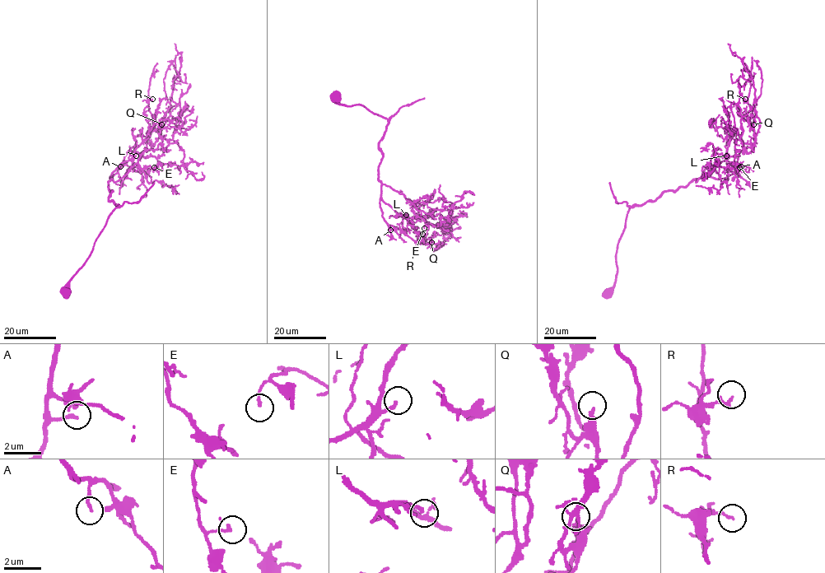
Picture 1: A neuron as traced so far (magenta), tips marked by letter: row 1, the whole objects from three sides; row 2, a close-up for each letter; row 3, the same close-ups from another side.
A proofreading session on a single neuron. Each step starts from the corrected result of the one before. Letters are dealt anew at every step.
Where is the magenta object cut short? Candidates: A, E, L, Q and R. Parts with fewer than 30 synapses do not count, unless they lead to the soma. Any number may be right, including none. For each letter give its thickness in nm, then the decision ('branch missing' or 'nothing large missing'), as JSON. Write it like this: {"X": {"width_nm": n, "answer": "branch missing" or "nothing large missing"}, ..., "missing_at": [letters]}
{"A": {"width_nm": 150, "answer": "nothing large missing"}, "E": {"width_nm": 150, "answer": "nothing large missing"}, "L": {"width_nm": 180, "answer": "branch missing"}, "Q": {"width_nm": 240, "answer": "nothing large missing"}, "R": {"width_nm": 140, "answer": "nothing large missing"}, "missing_at": ["L"]}

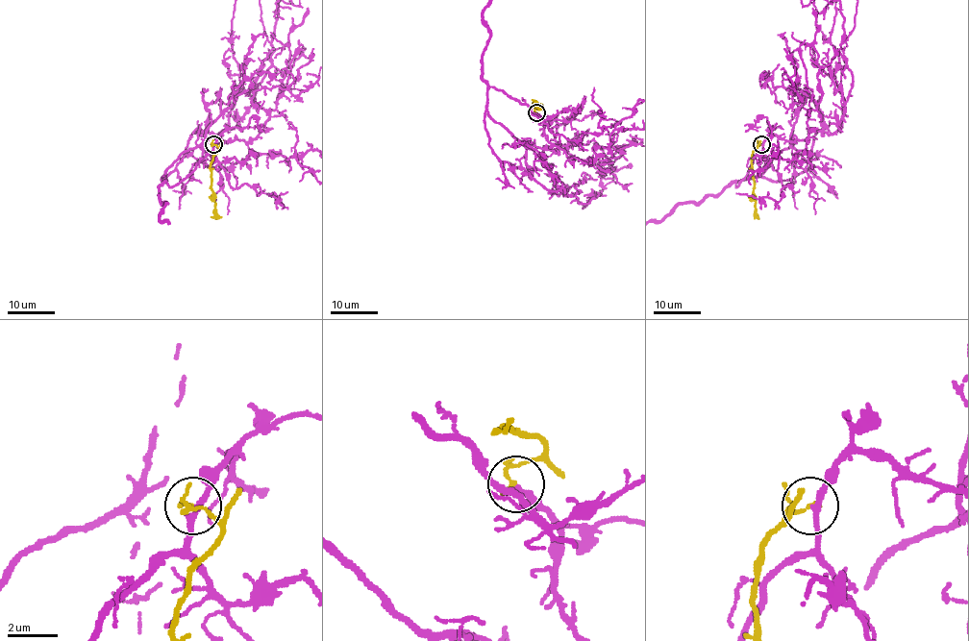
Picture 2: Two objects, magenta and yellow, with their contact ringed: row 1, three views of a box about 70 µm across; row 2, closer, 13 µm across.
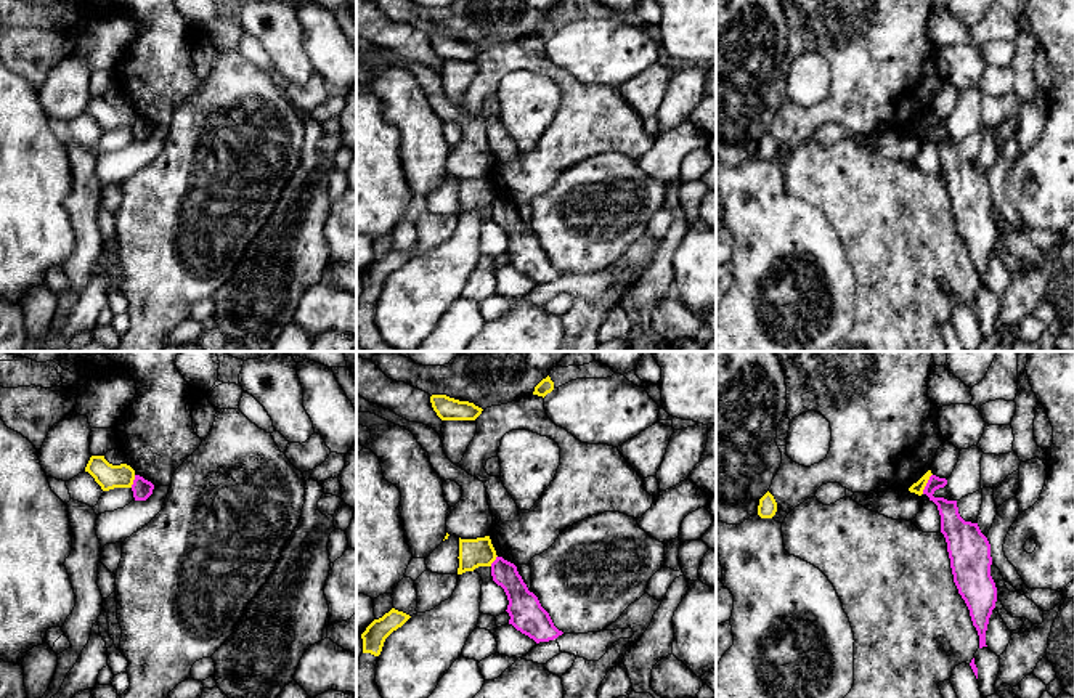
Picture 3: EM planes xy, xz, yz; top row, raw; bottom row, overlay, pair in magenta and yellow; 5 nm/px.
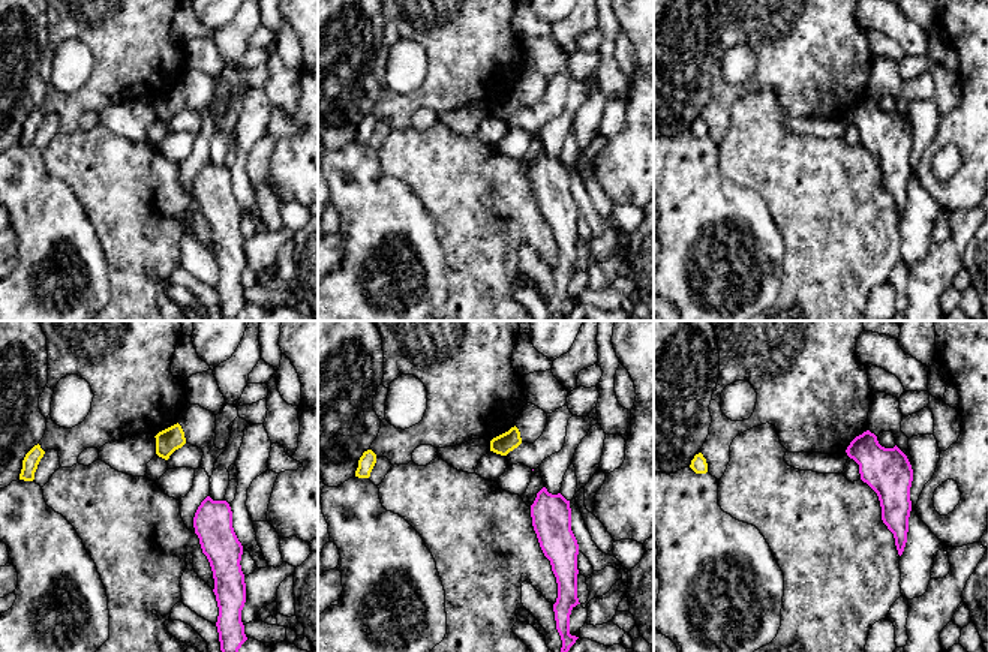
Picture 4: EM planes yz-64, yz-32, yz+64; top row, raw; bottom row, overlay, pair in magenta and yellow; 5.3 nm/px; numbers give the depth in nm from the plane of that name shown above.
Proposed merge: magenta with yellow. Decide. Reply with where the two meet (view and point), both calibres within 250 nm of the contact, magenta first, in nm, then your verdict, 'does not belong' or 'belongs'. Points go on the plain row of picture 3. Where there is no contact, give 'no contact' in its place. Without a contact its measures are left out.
contact yz (927, 124); calibres 120 and 60 nm; does not belong

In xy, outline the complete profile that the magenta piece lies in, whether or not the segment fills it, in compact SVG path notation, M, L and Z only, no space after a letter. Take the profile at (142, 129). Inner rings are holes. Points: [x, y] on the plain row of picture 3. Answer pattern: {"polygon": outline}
{"polygon": "M135 116L132 132L135 141L146 141L153 135L154 125L140 116Z"}

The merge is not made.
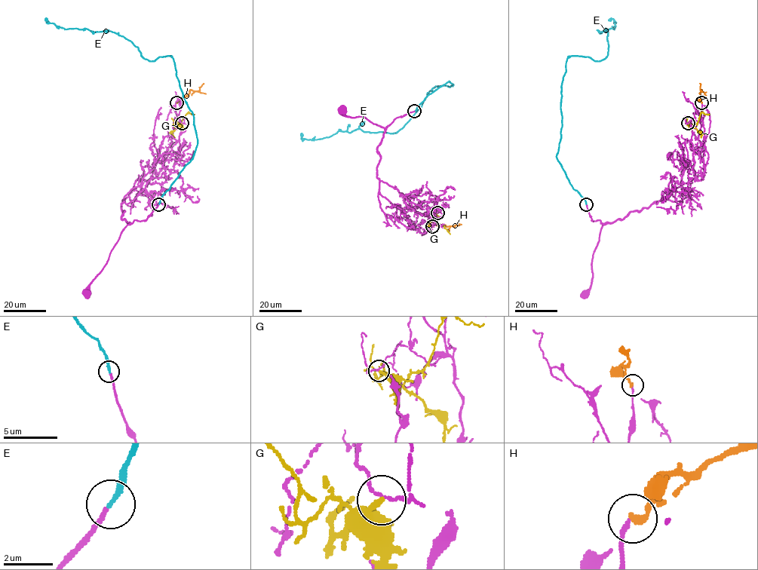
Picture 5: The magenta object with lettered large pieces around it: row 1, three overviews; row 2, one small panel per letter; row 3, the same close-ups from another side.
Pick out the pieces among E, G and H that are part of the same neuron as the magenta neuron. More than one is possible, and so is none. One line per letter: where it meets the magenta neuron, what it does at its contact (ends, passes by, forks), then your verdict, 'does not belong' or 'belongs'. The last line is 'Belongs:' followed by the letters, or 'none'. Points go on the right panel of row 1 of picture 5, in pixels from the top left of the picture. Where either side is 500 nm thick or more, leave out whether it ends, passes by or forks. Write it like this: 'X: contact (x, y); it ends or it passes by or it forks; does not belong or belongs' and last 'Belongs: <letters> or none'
E: contact (586, 204); it ends; belongs
G: contact (688, 123); it ends; does not belong
H: contact (701, 102); it ends; does not belong
Belongs: E

